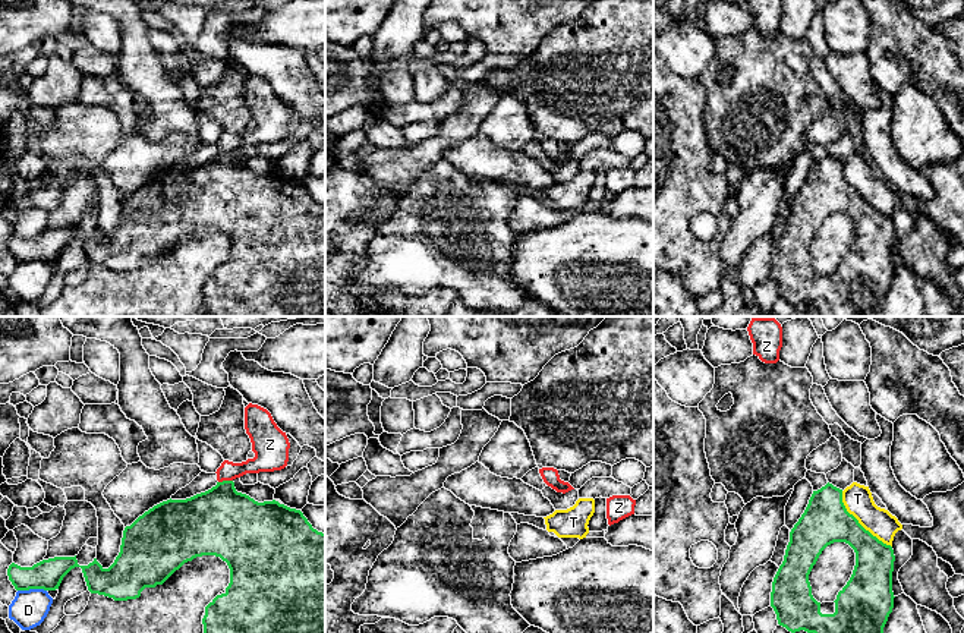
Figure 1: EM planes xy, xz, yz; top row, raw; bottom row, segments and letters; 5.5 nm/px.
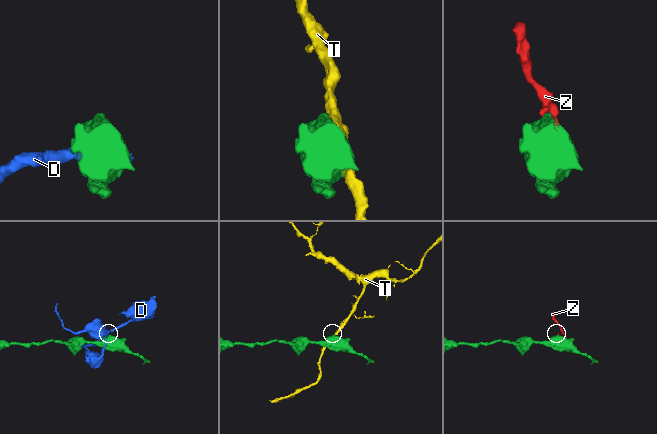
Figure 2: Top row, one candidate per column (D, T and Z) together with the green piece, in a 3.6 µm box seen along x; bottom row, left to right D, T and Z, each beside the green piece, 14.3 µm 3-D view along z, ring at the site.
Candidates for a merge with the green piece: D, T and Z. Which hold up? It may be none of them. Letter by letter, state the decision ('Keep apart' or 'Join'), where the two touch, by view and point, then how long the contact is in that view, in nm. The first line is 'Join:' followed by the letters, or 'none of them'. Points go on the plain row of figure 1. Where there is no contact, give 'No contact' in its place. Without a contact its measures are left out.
Join: none of them
D: Keep apart. Touches green at xy (31, 260). Shared border 160 nm
T: Keep apart. Touches green at yz (859, 195). Shared border 420 nm
Z: Keep apart. Touches green at xy (224, 153). Shared border 80 nm

